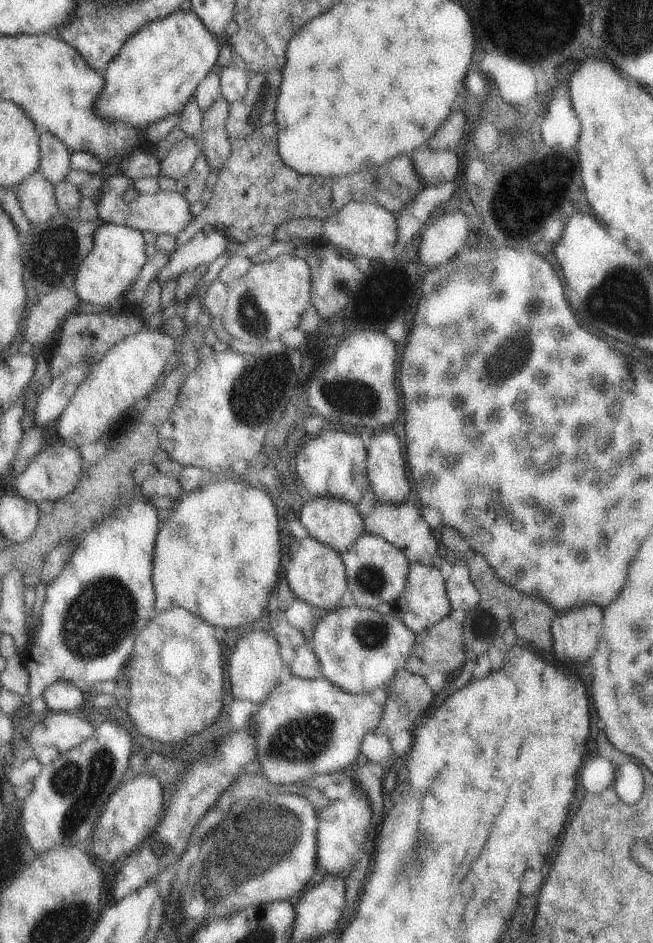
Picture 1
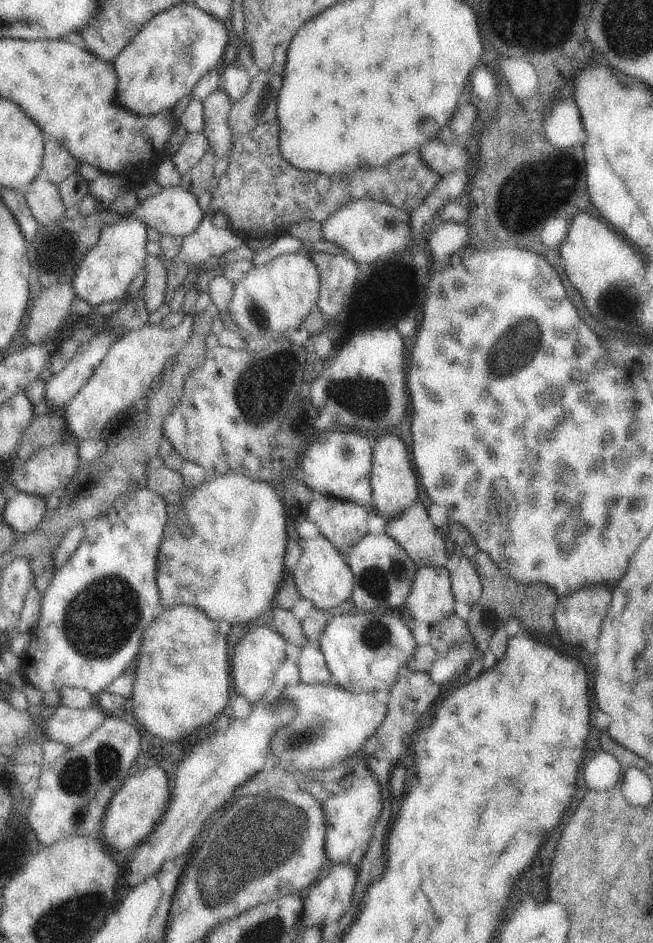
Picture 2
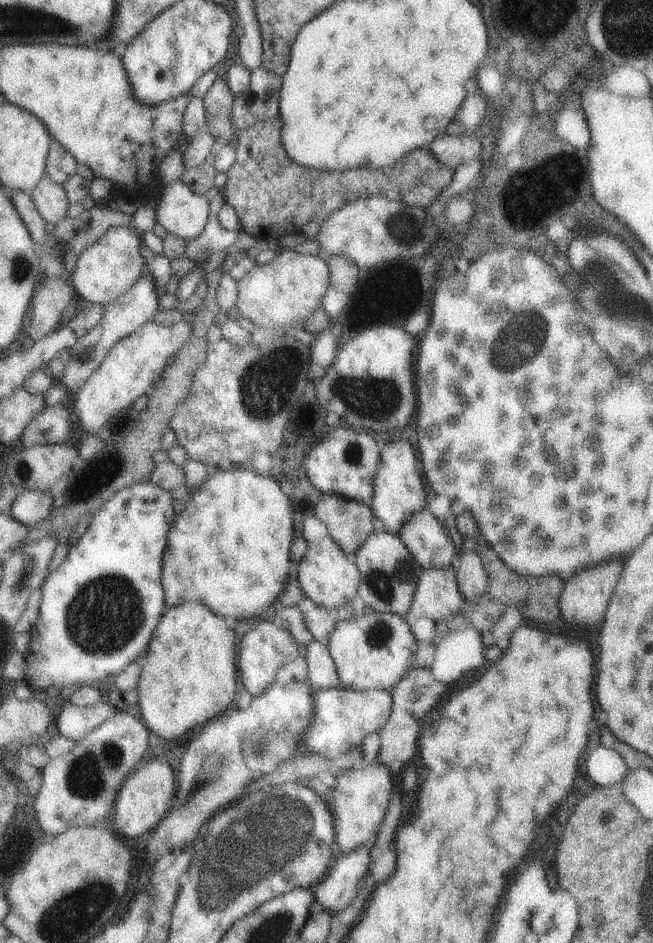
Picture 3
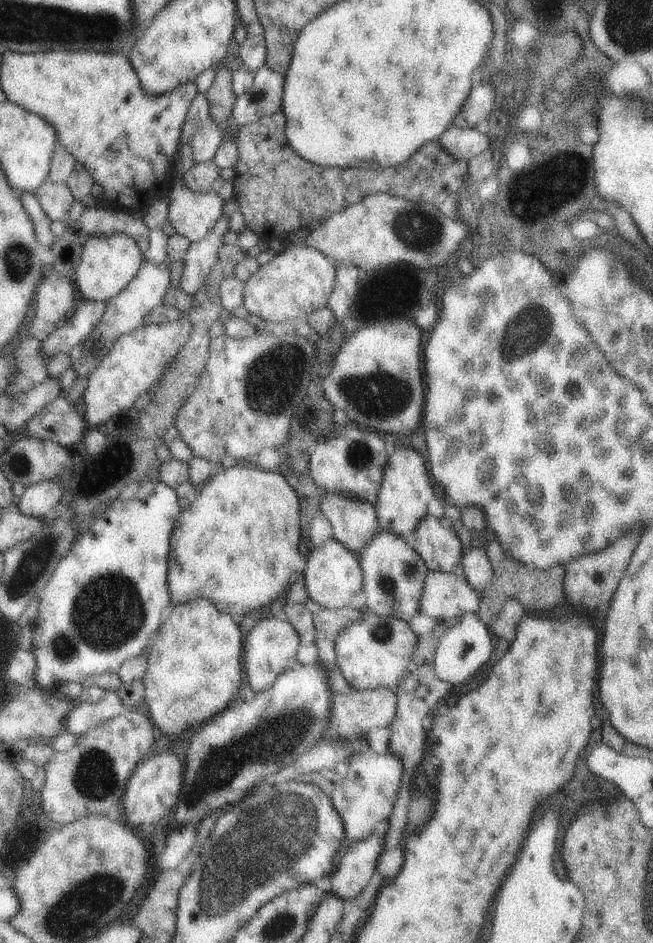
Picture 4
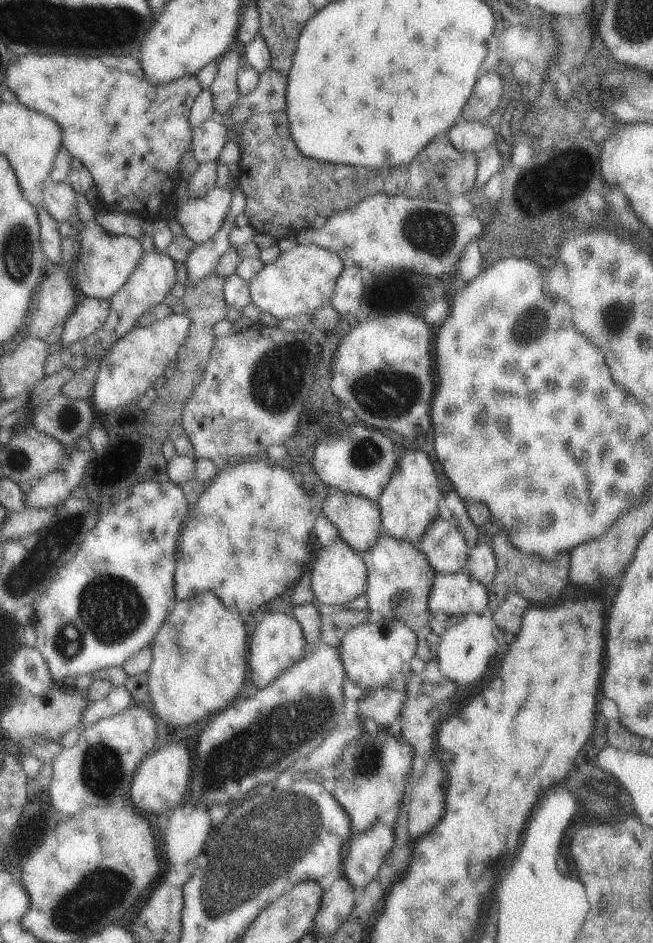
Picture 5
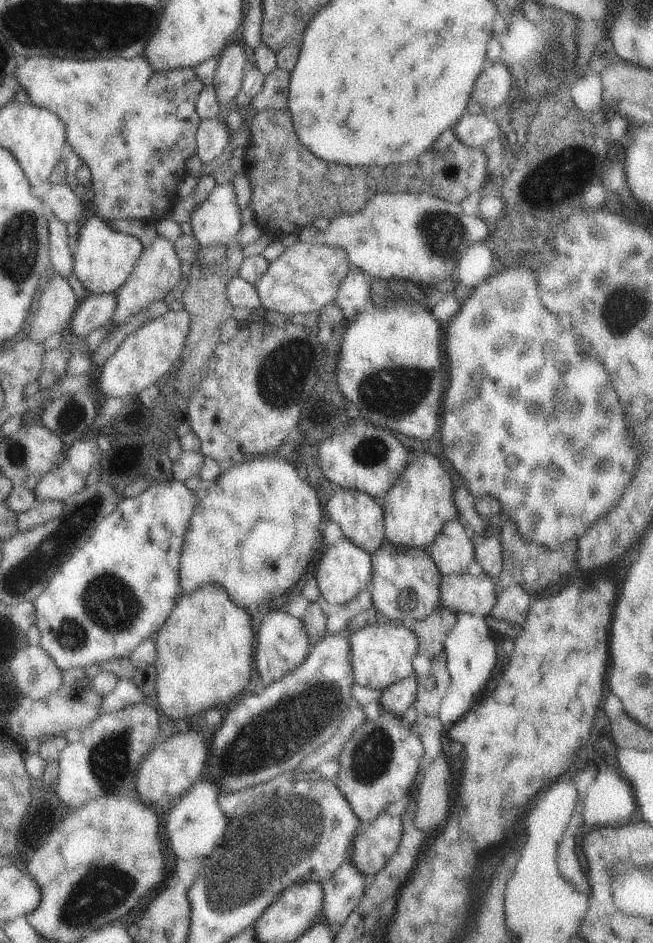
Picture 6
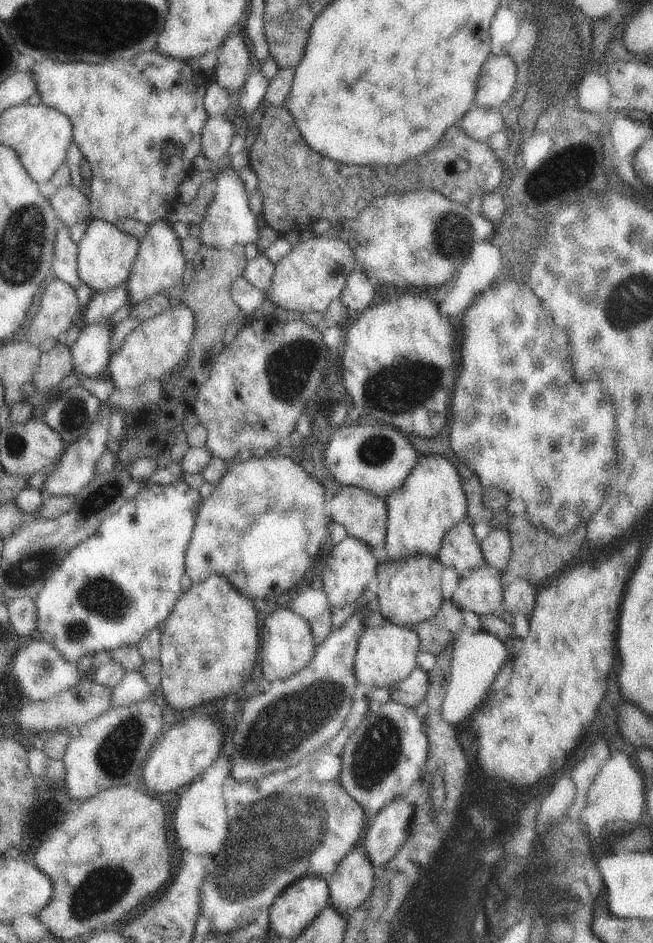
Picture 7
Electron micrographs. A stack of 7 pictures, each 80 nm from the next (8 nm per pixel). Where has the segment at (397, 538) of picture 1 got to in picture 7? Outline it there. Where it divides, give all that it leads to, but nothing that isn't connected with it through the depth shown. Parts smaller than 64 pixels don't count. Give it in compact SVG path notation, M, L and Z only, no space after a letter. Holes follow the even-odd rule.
M464 519L455 524L441 541L436 560L442 567L452 566L459 575L467 577L472 570L486 565L470 520Z

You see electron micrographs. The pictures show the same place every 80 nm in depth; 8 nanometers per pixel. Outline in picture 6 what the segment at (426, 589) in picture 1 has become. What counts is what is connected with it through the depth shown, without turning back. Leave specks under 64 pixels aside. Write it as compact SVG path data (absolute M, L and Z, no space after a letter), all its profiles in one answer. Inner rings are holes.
M468 572L459 575L444 575L439 584L439 606L450 609L454 614L468 612L482 614L488 618L497 603L494 580L486 573L472 575Z

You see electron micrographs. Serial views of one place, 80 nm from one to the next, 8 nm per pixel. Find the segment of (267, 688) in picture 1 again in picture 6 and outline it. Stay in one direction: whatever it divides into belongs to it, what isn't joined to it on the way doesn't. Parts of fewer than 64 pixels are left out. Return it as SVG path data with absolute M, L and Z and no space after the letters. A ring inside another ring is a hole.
M284 609L270 612L261 620L256 639L256 650L253 652L254 662L264 686L284 678L289 672L298 668L306 660L309 648L309 638L303 620L292 616Z

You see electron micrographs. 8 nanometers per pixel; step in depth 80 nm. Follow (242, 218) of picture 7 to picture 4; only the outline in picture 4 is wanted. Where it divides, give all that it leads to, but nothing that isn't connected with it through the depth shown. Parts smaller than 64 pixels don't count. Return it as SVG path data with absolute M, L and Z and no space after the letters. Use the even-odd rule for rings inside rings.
M180 176L176 177L172 190L168 193L168 198L170 198L168 222L174 227L176 233L185 236L191 243L200 242L212 230L217 220L222 216L222 209L226 203L214 190L207 193L191 191Z

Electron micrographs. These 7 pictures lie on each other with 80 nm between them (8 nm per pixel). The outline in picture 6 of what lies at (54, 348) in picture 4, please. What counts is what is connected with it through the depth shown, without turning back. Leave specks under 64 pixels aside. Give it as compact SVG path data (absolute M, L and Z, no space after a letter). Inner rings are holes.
M116 293L91 295L89 298L81 300L75 315L69 322L67 332L70 332L76 341L86 339L90 332L94 332L110 322L116 303Z

